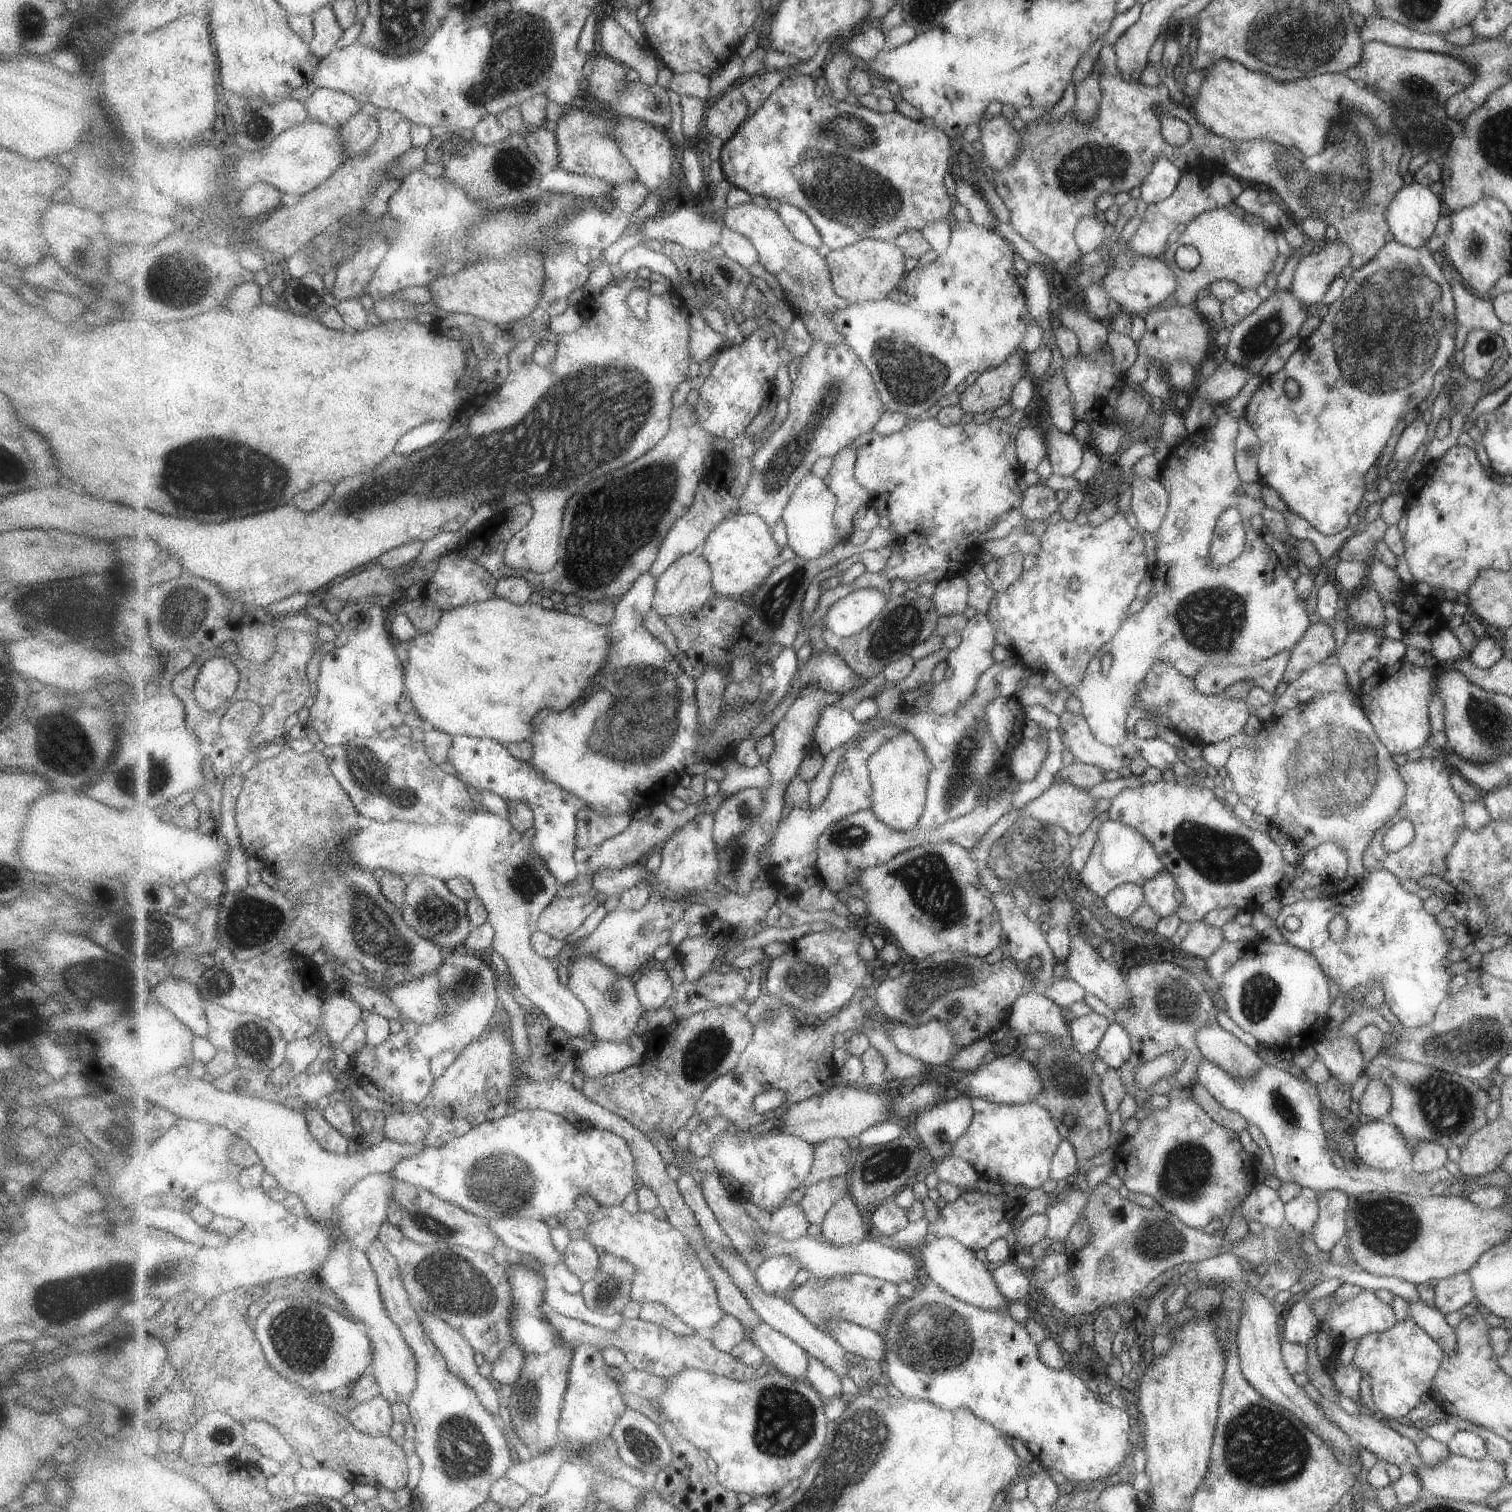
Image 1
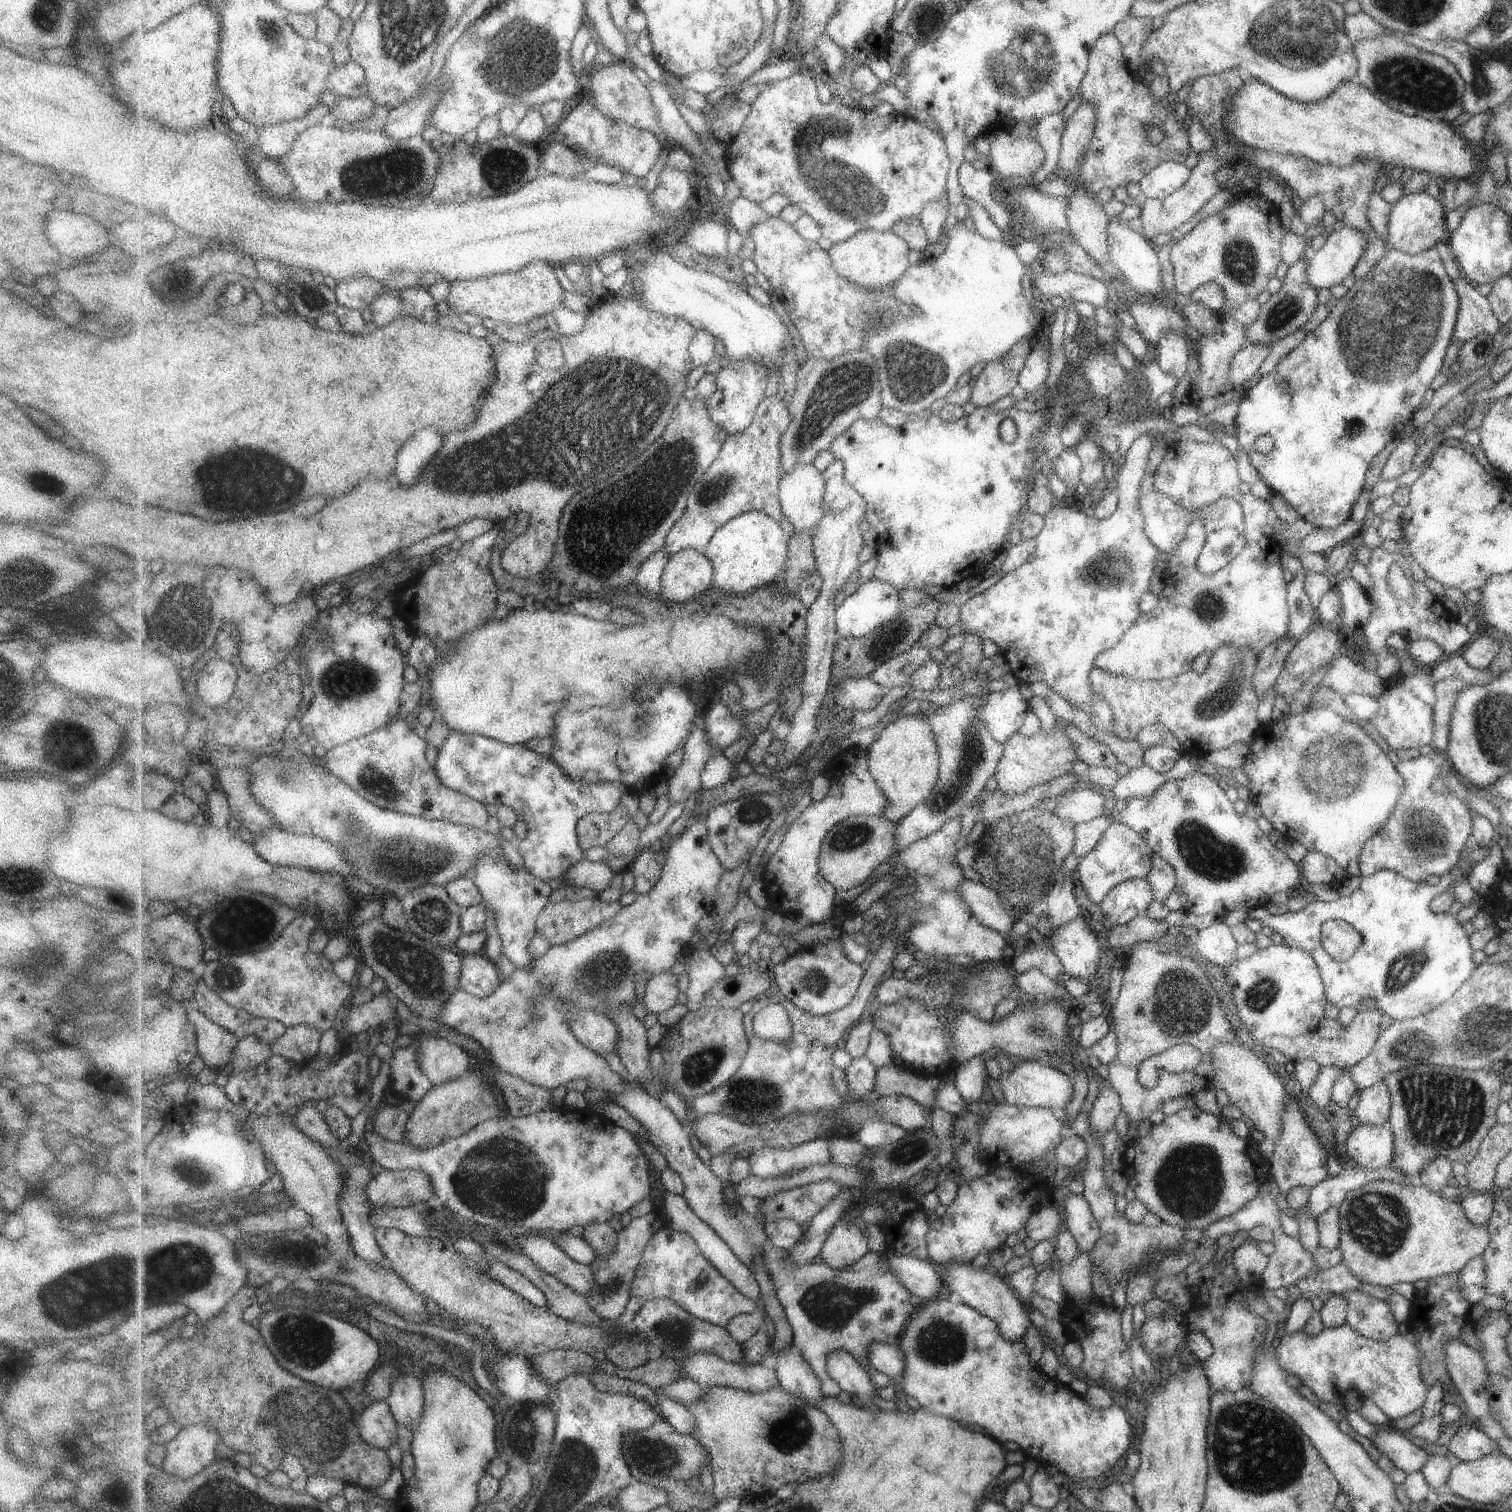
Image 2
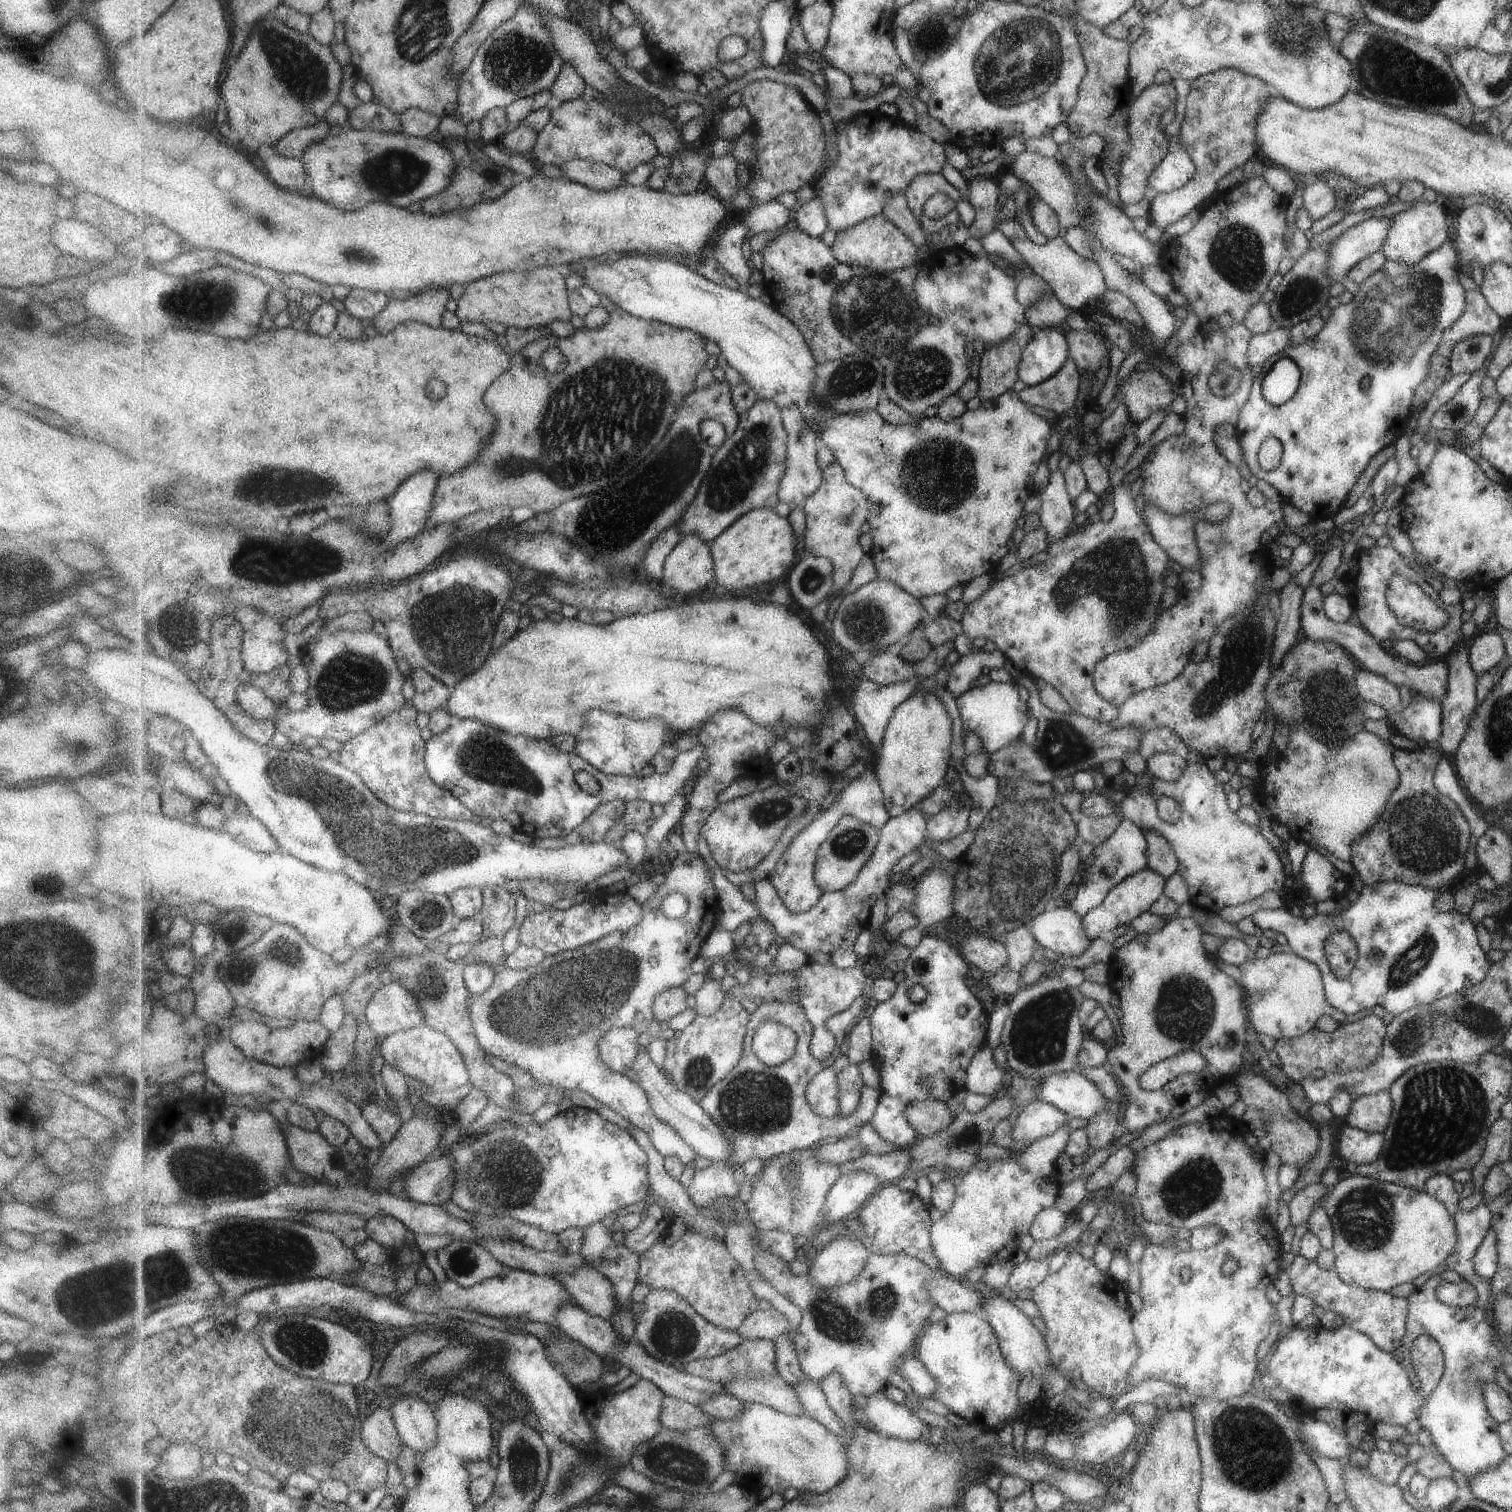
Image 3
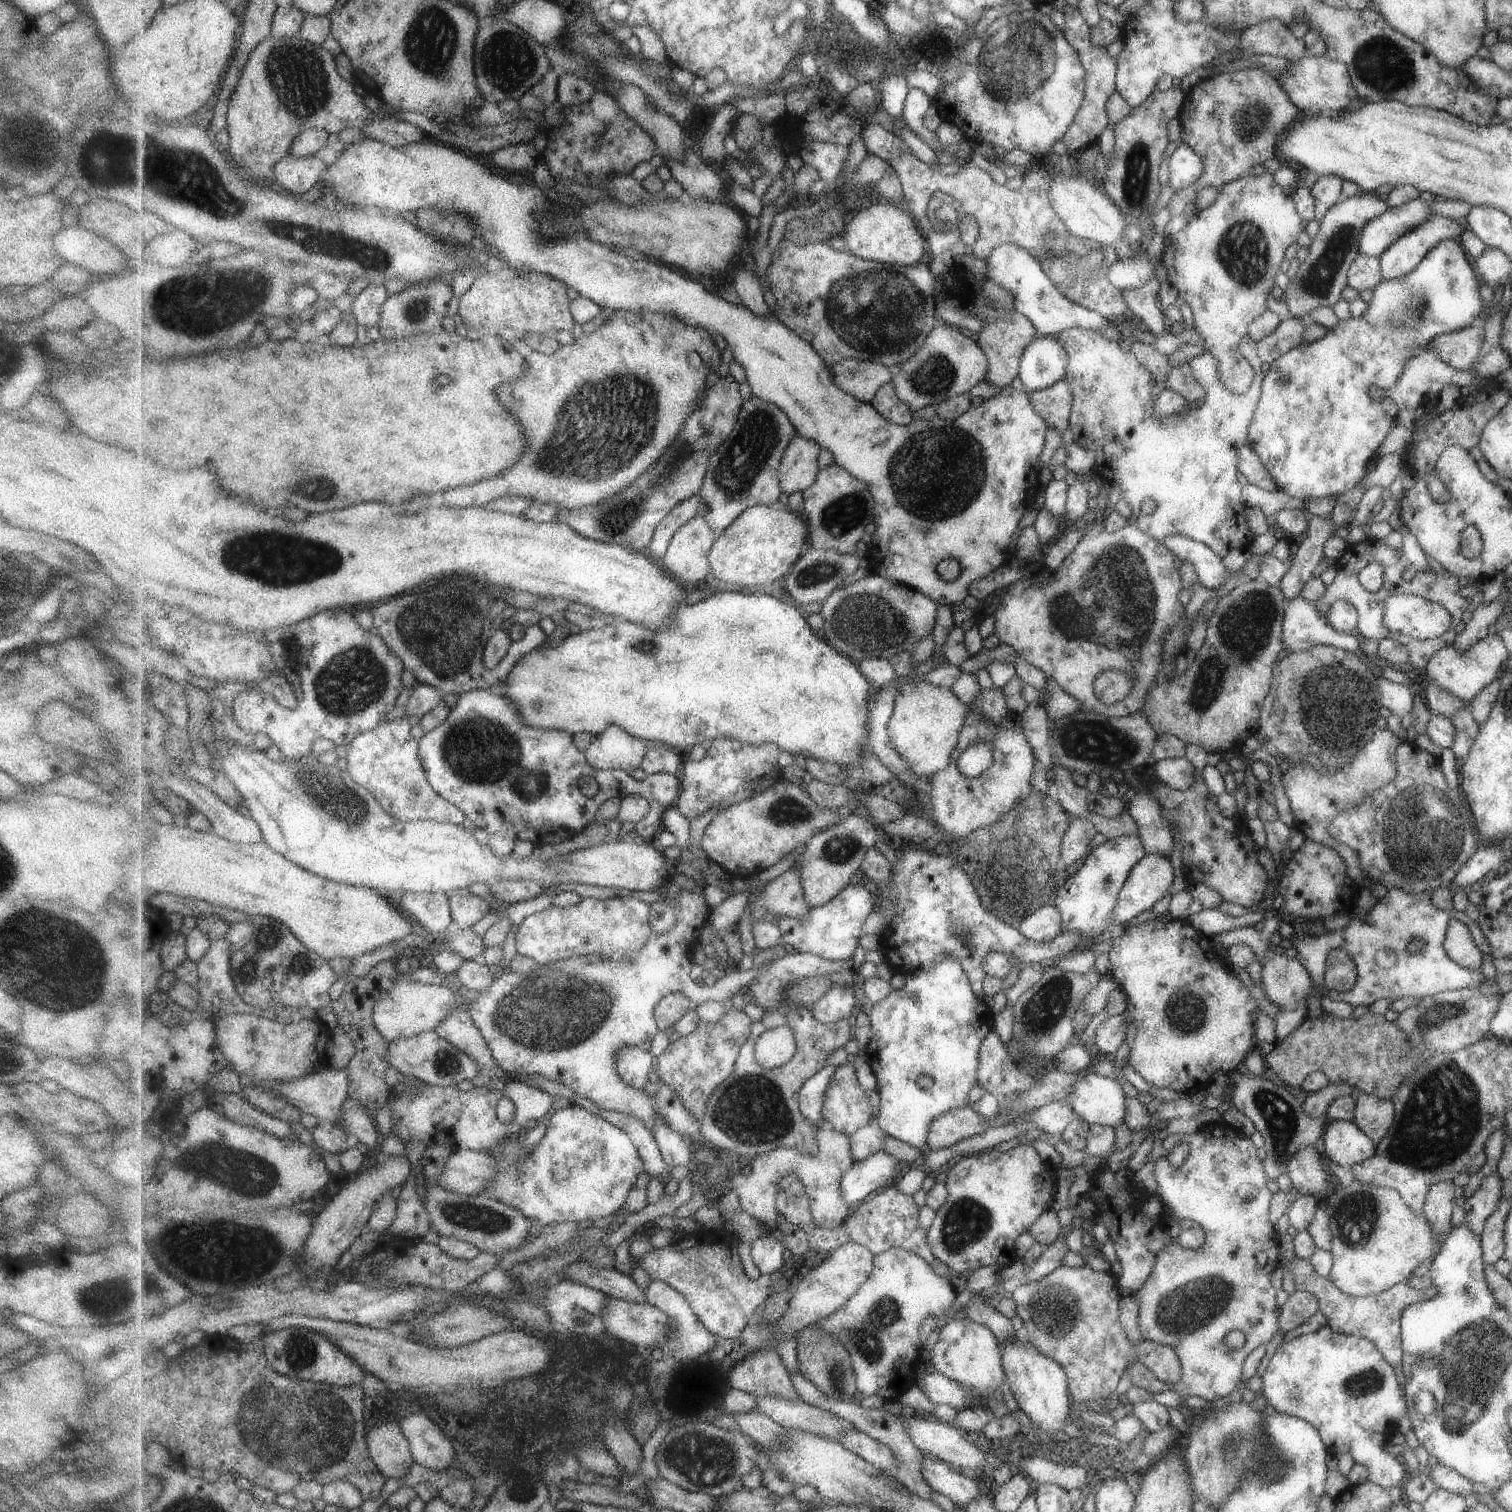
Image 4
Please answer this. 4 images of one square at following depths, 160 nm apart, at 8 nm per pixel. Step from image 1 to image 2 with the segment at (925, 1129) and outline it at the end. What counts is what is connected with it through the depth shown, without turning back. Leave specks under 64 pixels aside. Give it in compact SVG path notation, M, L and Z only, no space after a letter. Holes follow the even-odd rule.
M977 1055L965 1061L956 1074L956 1087L968 1103L984 1100L994 1092L994 1084L988 1076L988 1066L985 1065L988 1057Z

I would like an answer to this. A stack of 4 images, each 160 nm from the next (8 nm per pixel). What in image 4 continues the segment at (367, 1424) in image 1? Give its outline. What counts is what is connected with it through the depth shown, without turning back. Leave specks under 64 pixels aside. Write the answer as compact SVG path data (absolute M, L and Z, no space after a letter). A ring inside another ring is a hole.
M395 1420L373 1427L366 1441L377 1468L387 1478L401 1479L415 1463L410 1442Z

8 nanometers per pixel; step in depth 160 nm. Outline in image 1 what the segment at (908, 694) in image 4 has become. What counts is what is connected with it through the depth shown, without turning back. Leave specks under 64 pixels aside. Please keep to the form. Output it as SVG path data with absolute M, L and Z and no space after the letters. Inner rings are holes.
M903 731L881 747L868 767L872 780L872 808L888 826L898 831L908 831L917 826L924 814L928 800L928 782L933 770L932 760L924 744L911 731Z

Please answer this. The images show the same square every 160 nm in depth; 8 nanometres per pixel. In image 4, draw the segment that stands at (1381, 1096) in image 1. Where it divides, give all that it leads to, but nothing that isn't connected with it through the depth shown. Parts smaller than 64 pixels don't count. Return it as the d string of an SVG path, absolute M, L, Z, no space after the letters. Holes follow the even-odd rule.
M1360 1093L1354 1100L1352 1123L1376 1145L1393 1122L1394 1108L1389 1099Z

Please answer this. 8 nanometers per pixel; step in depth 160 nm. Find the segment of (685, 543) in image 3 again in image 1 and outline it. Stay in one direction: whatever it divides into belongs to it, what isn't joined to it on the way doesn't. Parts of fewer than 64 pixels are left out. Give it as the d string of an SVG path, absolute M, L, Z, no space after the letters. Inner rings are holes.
M695 551L676 560L667 571L658 578L656 595L652 602L655 609L663 618L699 610L715 594L712 587L712 568L708 560L703 558L700 551Z

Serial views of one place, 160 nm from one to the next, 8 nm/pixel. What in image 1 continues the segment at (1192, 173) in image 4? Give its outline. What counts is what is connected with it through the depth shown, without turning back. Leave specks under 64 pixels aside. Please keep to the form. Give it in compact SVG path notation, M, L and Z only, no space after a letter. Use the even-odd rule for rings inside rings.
M1157 157L1139 185L1138 198L1147 205L1167 198L1177 186L1181 173L1180 168L1172 162L1163 157Z

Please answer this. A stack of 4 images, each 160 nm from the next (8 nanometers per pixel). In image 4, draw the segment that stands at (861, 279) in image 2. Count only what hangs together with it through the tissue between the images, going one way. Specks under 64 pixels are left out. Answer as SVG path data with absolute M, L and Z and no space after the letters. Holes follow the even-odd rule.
M873 201L848 218L847 226L840 234L844 250L852 255L888 265L911 266L925 256L925 238L917 230L916 220L907 210L892 204Z

